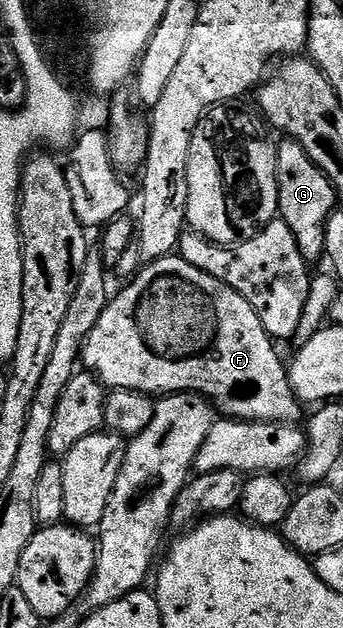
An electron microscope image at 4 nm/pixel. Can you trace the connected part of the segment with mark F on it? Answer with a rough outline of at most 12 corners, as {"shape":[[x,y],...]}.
{"shape":[[181,254],[88,334],[107,389],[301,421],[256,310]]}

